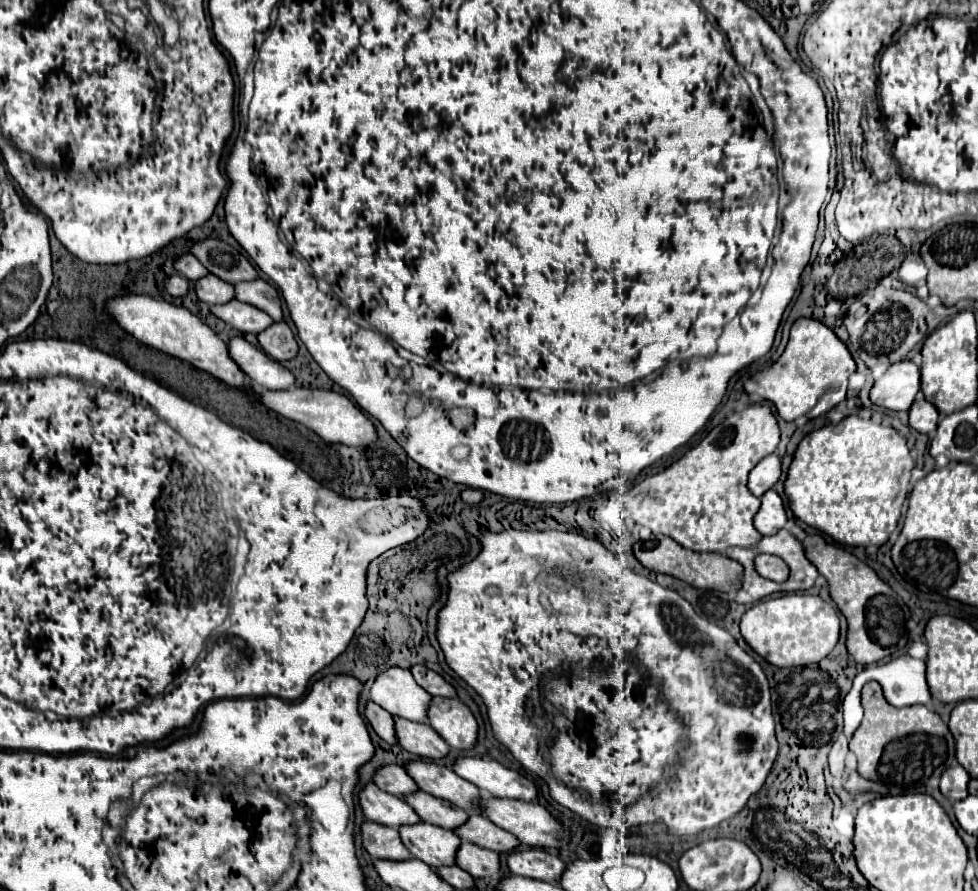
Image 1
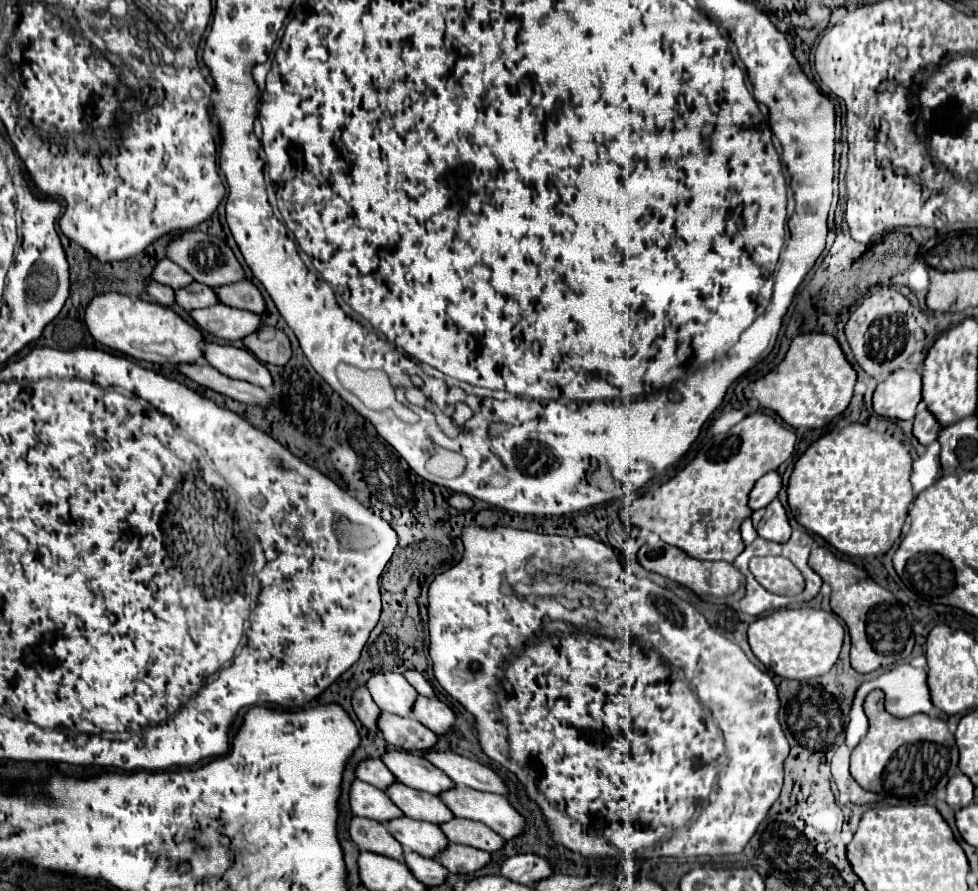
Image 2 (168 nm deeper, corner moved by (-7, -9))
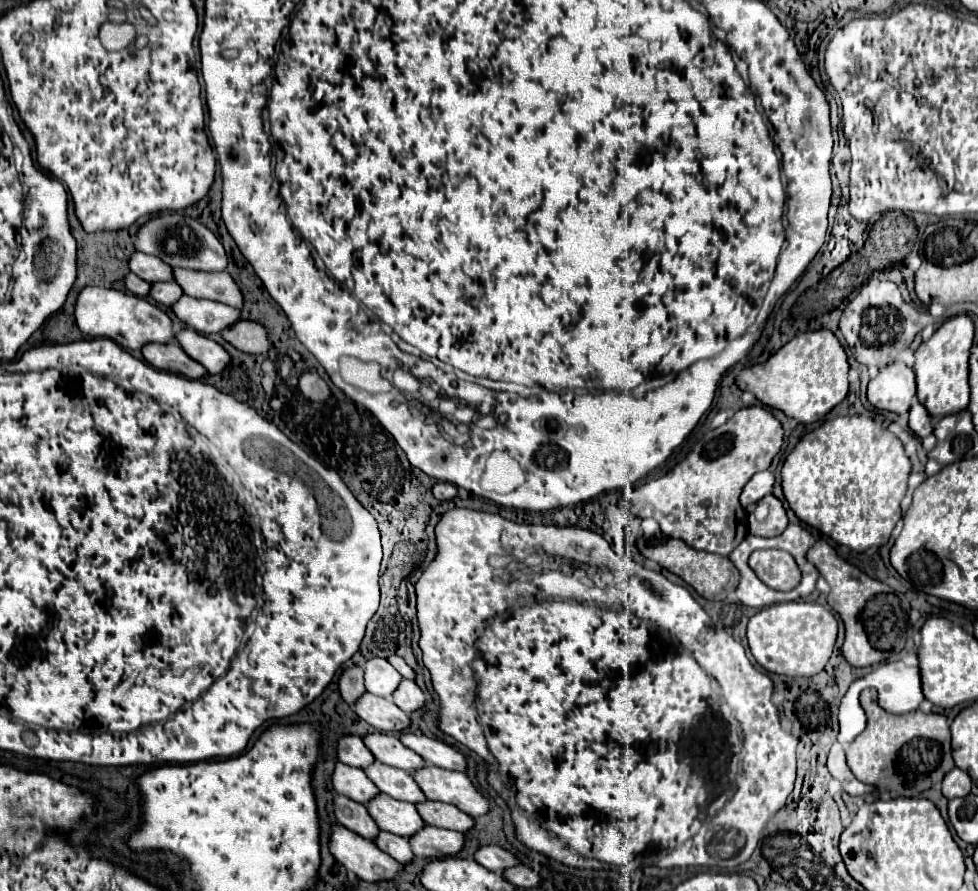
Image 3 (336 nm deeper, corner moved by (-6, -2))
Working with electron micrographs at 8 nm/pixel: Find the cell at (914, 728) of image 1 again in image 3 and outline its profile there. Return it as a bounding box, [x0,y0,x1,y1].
[847,689,955,817]

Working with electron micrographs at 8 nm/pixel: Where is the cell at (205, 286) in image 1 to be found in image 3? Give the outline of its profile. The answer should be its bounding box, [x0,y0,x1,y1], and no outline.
[149,281,183,305]

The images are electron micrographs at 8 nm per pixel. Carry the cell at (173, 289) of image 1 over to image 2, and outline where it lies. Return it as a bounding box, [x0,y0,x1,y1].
[146,282,174,306]

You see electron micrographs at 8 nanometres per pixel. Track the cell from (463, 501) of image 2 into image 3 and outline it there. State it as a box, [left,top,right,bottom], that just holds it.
[433,483,457,501]

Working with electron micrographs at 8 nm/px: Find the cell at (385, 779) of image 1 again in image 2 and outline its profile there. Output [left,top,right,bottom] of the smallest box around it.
[354,758,396,790]

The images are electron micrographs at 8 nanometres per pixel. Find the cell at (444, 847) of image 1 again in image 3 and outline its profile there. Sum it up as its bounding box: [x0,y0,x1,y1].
[369,793,425,837]

